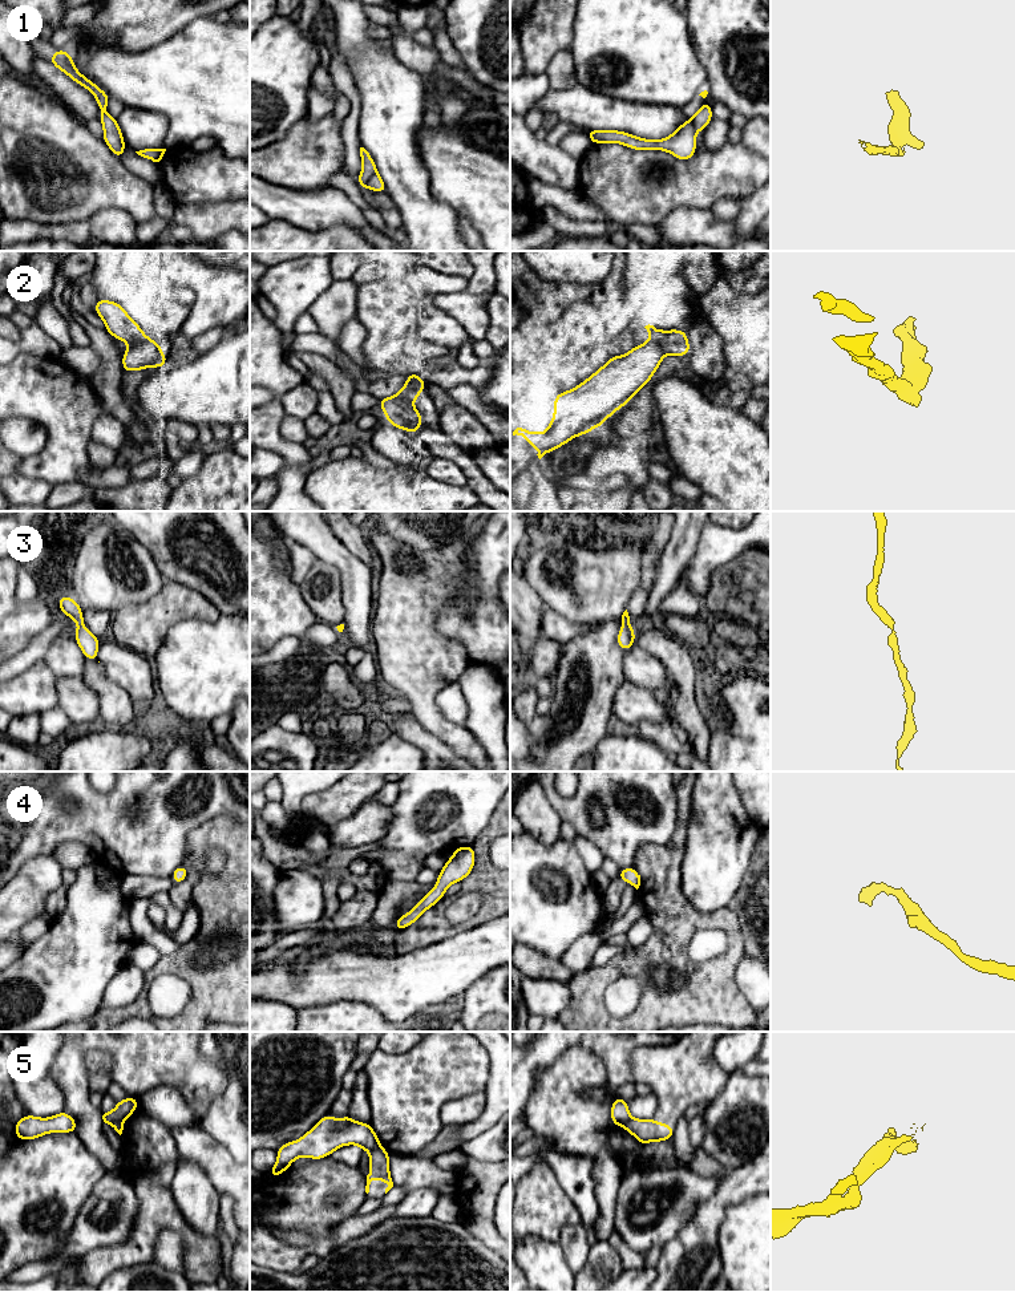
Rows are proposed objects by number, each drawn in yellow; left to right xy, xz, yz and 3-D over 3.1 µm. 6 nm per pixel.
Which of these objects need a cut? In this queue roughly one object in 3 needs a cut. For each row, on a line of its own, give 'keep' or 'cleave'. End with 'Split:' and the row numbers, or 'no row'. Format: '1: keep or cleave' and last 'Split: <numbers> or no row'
1: cleave
2: cleave
3: keep
4: keep
5: cleave
Split: 1, 2, 5

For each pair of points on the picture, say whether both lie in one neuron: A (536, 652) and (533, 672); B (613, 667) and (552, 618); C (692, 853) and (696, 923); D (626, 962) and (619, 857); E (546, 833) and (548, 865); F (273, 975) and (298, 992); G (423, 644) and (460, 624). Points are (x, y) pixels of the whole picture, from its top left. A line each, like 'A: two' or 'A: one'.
A: one
B: two
C: two
D: two
E: two
F: one
G: two

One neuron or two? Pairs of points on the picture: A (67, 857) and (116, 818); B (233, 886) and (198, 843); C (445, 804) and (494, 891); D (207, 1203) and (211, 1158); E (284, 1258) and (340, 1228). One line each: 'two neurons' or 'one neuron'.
A: two neurons
B: one neuron
C: two neurons
D: two neurons
E: two neurons

